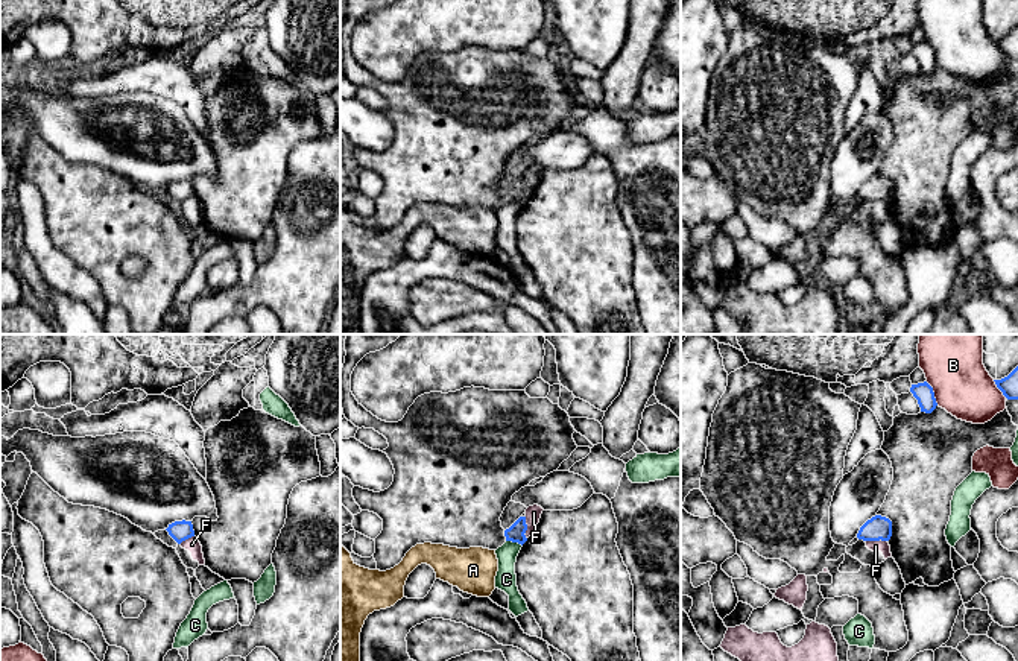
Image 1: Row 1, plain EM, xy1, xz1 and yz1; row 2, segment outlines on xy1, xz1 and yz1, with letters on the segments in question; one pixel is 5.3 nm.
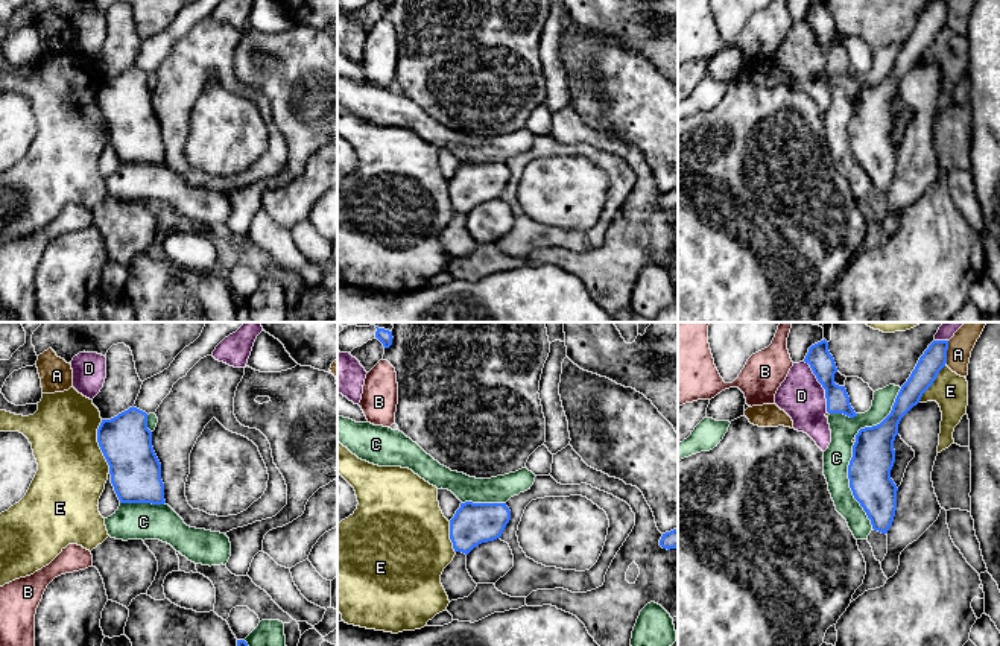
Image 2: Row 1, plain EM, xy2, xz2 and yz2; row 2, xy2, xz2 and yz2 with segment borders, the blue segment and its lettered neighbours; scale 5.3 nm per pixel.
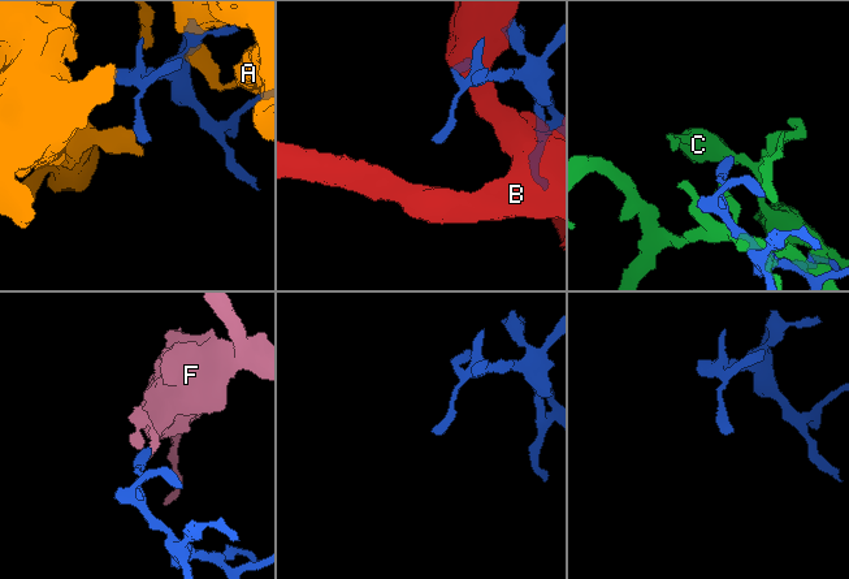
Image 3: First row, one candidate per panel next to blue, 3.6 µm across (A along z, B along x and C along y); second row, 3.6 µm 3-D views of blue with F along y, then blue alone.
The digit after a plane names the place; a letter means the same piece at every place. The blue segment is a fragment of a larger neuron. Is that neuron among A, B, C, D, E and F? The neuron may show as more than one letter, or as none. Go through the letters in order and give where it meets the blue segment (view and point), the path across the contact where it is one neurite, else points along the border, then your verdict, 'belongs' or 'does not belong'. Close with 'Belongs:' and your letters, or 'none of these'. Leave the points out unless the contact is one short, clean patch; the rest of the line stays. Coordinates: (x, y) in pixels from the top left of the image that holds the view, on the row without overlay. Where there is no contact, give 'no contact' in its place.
A: meets blue in yz2 at (946, 12); does not belong
B: meets blue in yz1 at (933, 53); does not belong
C: meets blue in yz2 at (850, 145); does not belong
D: meets blue in yz2 at (822, 46); does not belong
E: meets blue in xy2 at (99, 105); does not belong
F: meets blue in yz1 at (875, 199); border along yz1 (886, 199), (865, 201); does not belong
Belongs: none of these

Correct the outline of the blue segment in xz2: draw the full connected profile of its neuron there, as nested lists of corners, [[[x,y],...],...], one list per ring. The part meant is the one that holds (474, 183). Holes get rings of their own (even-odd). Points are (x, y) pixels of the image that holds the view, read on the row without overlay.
[[[460,163],[450,179],[450,199],[456,214],[441,234],[450,261],[468,257],[477,246],[467,230],[467,214],[482,202],[500,198],[509,179],[506,163]]]

